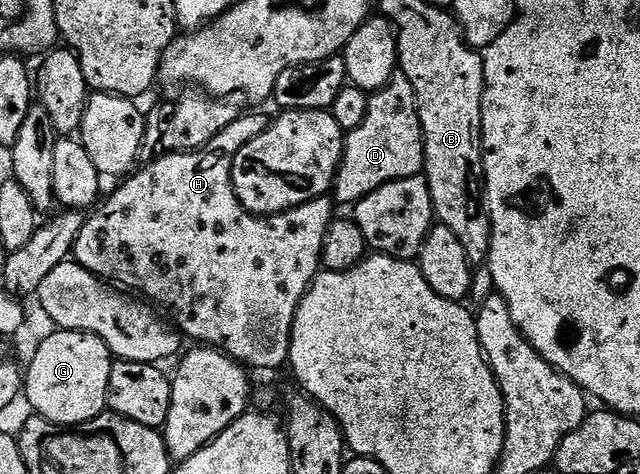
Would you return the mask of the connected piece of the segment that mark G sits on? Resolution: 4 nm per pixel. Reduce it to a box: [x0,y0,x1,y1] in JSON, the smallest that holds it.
[23,329,114,428]

